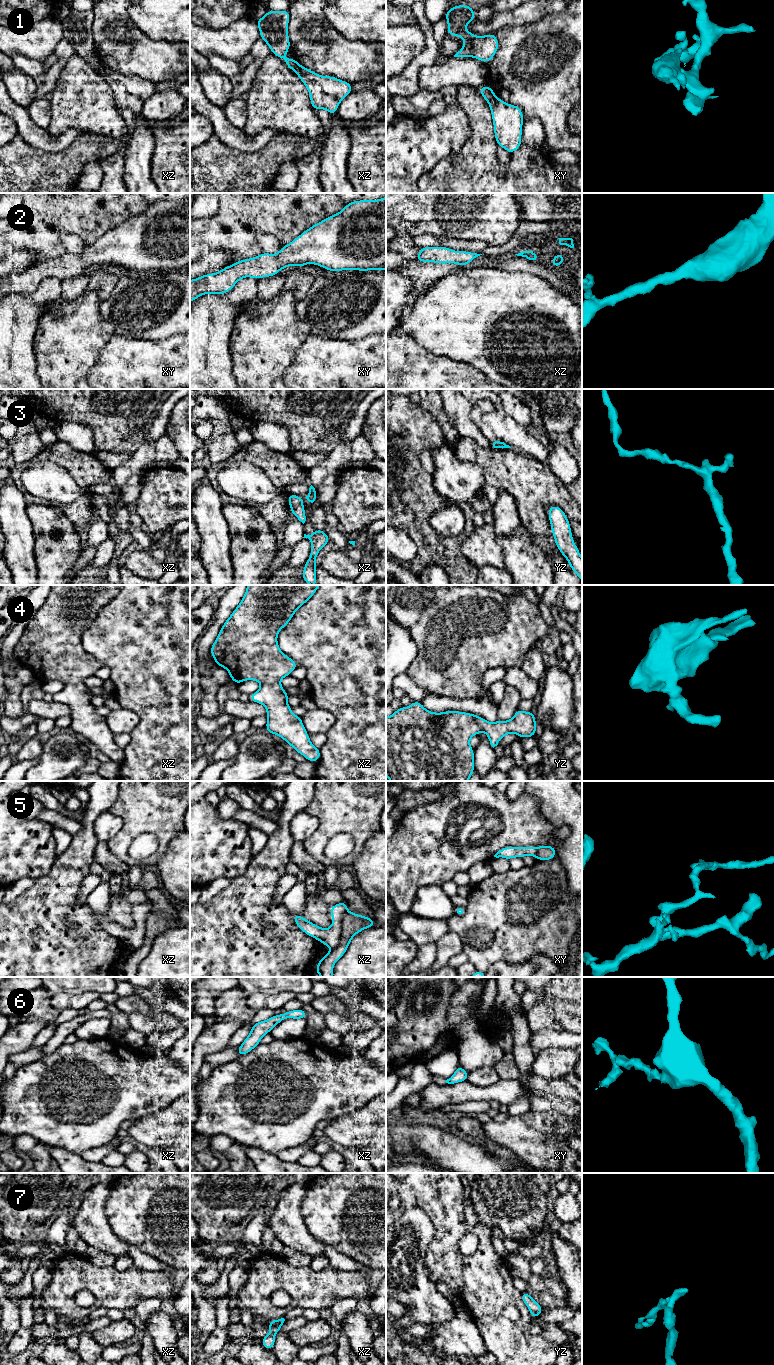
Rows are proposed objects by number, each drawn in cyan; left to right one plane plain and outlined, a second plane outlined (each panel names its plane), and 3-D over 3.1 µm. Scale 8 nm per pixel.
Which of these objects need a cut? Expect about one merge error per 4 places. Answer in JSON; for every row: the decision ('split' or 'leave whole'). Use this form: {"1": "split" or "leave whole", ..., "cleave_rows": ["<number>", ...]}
{"1": "split", "2": "leave whole", "3": "leave whole", "4": "leave whole", "5": "split", "6": "leave whole", "7": "split", "cleave_rows": ["1", "5", "7"]}

